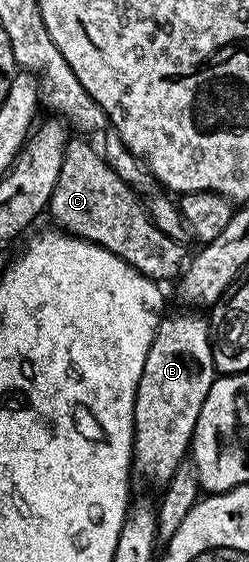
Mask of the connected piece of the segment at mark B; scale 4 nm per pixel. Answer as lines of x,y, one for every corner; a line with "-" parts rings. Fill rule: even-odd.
180,309
177,315
171,313
165,314
161,318
158,329
154,333
154,341
150,345
150,353
146,353
146,365
142,365
142,377
138,381
138,393
136,394
136,404
134,405
134,441
132,442
132,469
137,476
141,475
148,483
158,483
158,485
167,484
174,477
174,469
178,469
178,465
185,462
186,456
189,454
192,445
192,434
196,428
198,421
198,413
202,413
202,401
206,401
206,393
210,393
210,385
218,378
218,372
214,365
214,357
212,356
212,342
208,336
209,320
204,319
203,314
197,313
192,309

